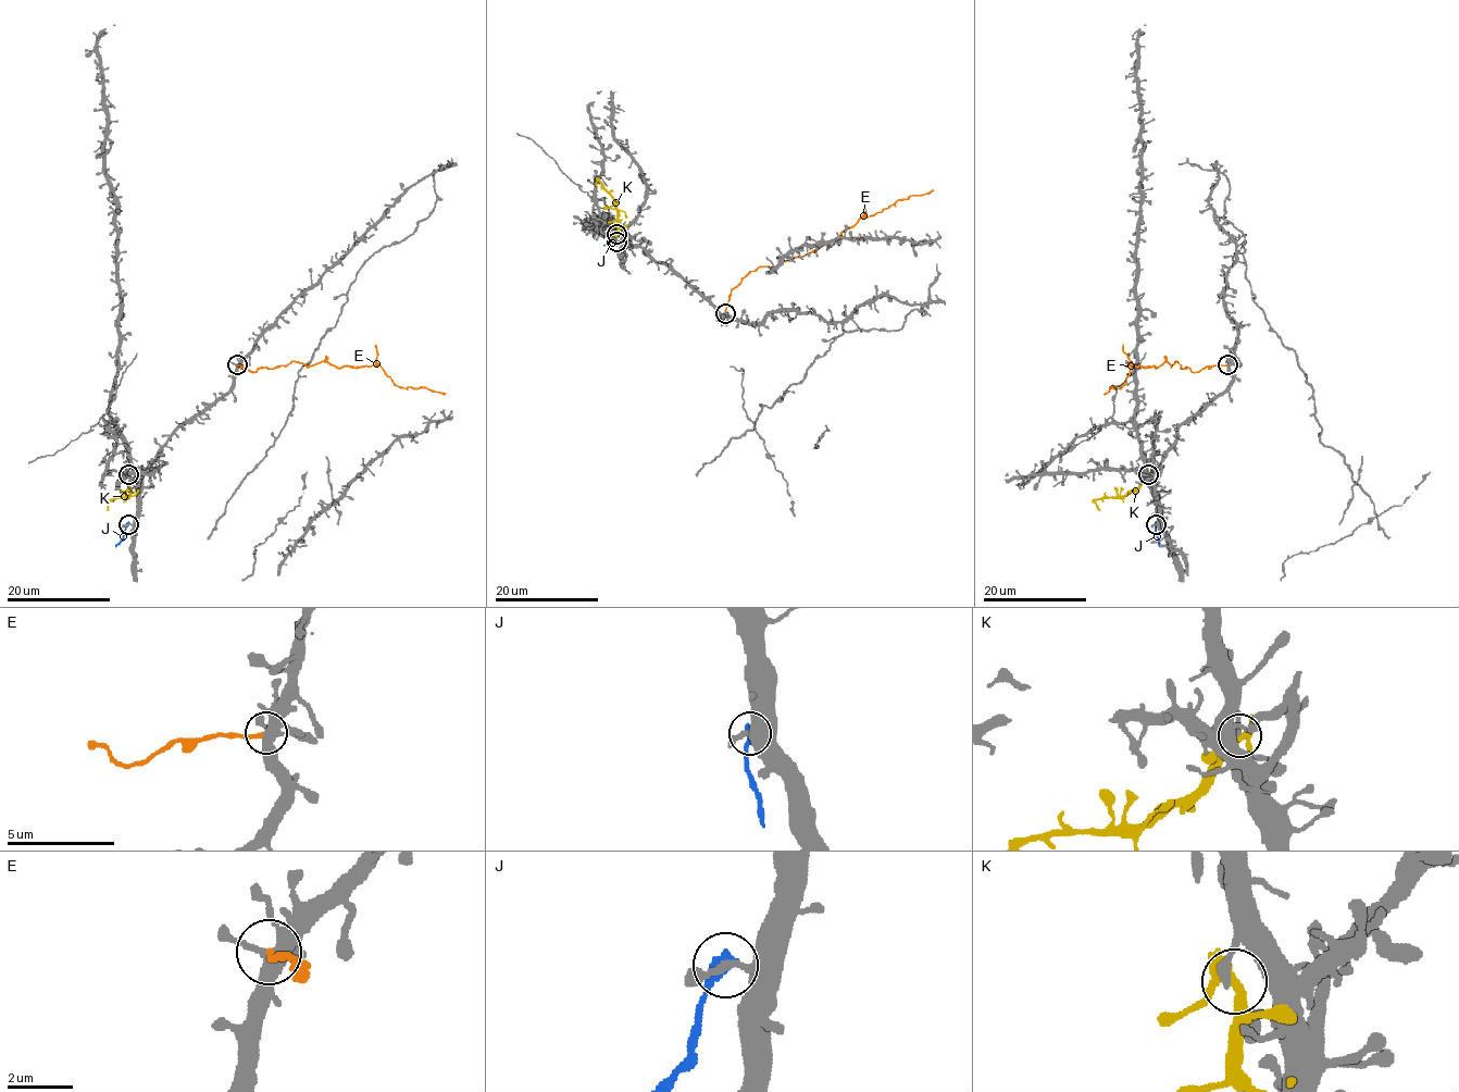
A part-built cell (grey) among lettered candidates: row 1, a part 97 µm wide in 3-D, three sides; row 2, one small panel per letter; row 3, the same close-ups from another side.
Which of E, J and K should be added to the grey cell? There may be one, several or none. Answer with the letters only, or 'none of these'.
none of these

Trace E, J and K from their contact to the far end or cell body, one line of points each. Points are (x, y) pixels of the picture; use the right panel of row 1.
E: (1227, 364), (1207, 365), (1198, 372), (1181, 368), (1177, 361), (1157, 368), (1132, 365), (1126, 381), (1105, 393)
J: (1157, 524), (1159, 546)
K: (1147, 474), (1136, 488), (1123, 496), (1098, 498), (1095, 503), (1099, 510)

